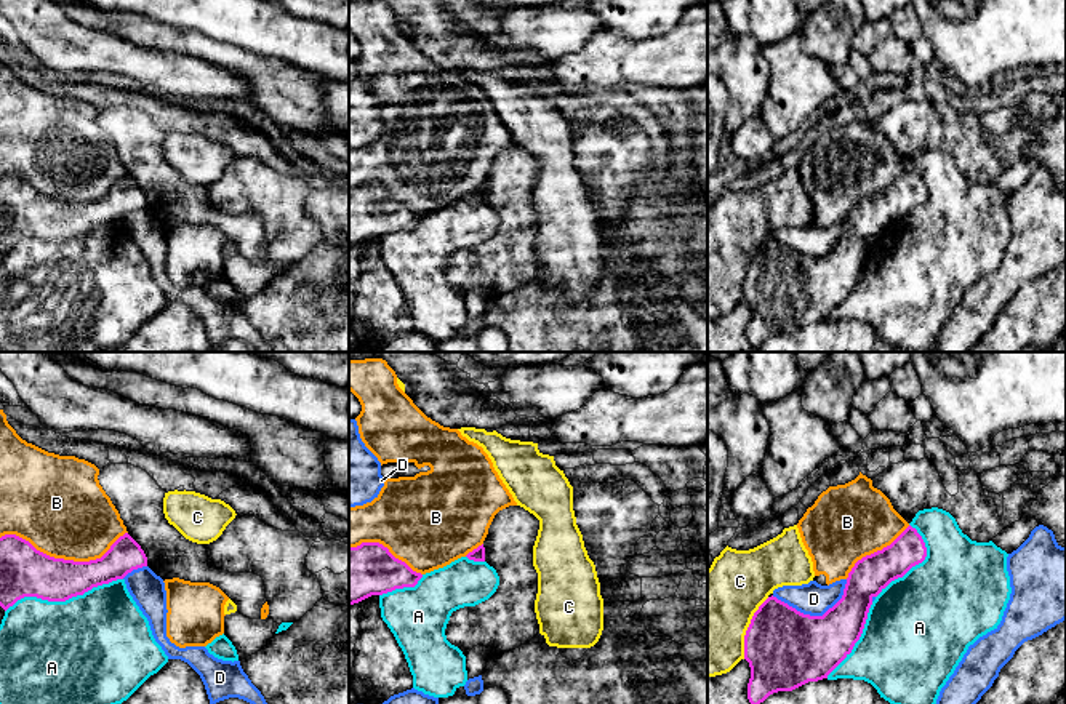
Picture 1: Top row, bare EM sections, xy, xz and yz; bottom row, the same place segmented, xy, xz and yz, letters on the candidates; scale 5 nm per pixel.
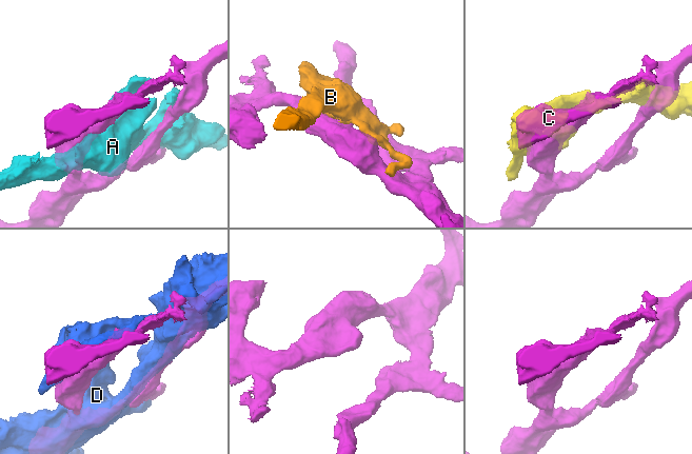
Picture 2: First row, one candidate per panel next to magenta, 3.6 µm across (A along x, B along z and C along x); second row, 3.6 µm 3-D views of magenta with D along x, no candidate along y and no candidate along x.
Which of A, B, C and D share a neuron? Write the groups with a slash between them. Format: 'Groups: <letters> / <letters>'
Groups: A / B / C / D

